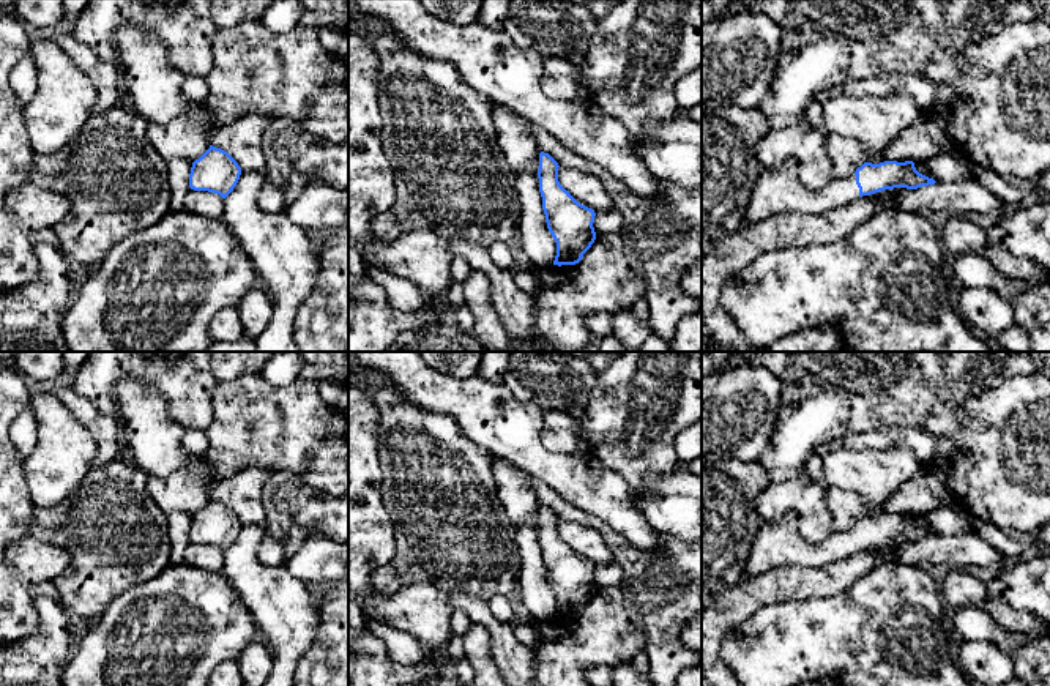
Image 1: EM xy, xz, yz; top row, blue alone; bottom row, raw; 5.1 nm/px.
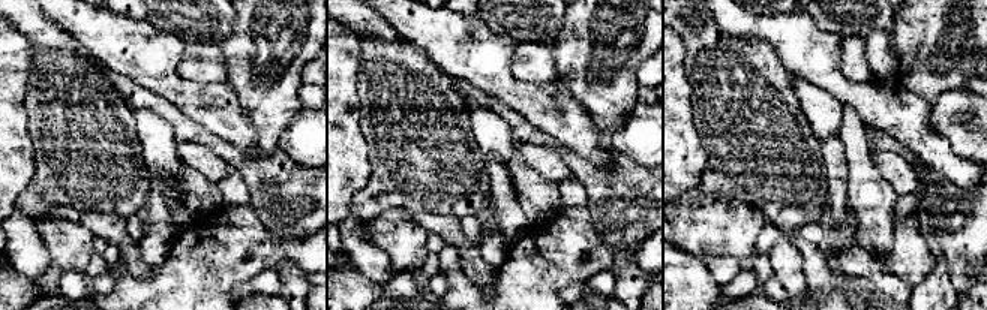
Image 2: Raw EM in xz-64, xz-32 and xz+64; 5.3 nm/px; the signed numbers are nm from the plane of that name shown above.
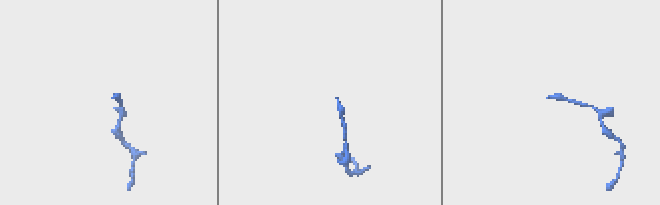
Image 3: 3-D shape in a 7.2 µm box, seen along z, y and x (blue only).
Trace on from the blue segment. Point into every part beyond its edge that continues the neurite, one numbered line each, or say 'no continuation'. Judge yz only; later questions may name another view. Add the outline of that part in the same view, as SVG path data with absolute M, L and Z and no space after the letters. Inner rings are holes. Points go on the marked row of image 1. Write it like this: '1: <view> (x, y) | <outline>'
1: yz (778, 190) | M795 159L761 170L746 211L744 224L755 224L782 213L823 214L859 197L856 175L836 178L821 191L806 189Z

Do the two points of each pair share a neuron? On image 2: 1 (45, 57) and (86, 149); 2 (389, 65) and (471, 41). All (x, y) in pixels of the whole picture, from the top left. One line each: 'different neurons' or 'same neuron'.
1: same neuron
2: different neurons

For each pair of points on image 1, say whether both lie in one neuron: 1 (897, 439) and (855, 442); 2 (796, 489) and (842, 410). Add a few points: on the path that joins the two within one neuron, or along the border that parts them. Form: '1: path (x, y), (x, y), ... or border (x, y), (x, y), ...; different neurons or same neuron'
1: path (886, 439), (866, 440); same neuron
2: border (814, 453), (787, 480); different neurons

